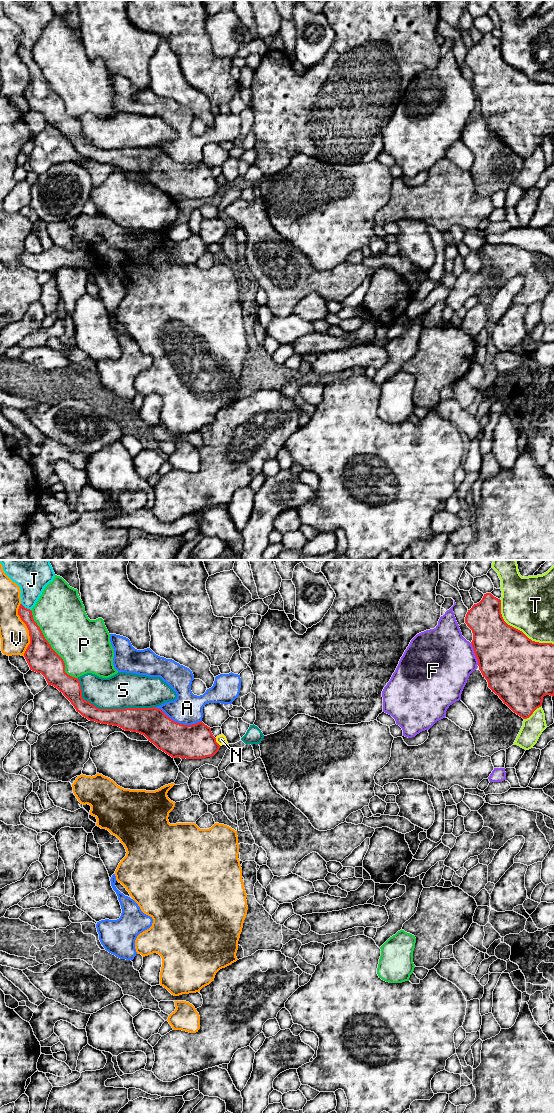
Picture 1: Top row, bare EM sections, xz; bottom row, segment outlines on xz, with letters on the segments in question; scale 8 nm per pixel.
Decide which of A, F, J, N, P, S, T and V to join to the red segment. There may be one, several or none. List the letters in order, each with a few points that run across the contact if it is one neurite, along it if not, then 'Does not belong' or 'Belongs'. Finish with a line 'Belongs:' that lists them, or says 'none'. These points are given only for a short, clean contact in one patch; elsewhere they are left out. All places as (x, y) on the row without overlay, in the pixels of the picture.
A: Does not belong
F: Does not belong
J: Does not belong
N: Line: xz (215, 178), (220, 185). Does not belong
P: Does not belong
S: Does not belong
T: Does not belong
V: Does not belong
Belongs: none

